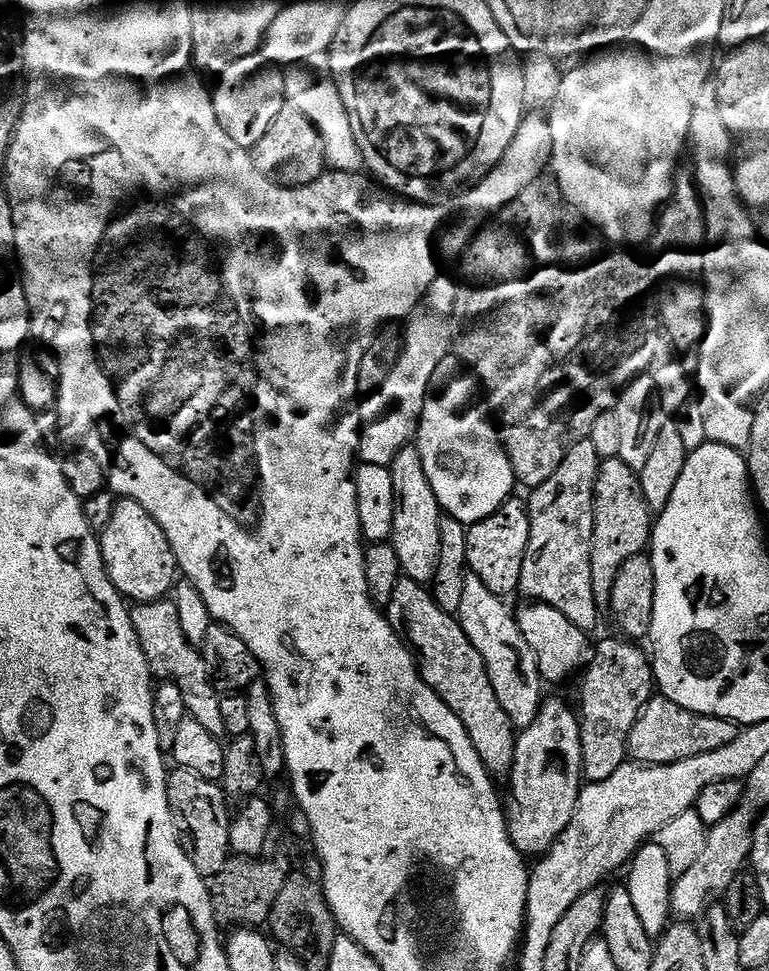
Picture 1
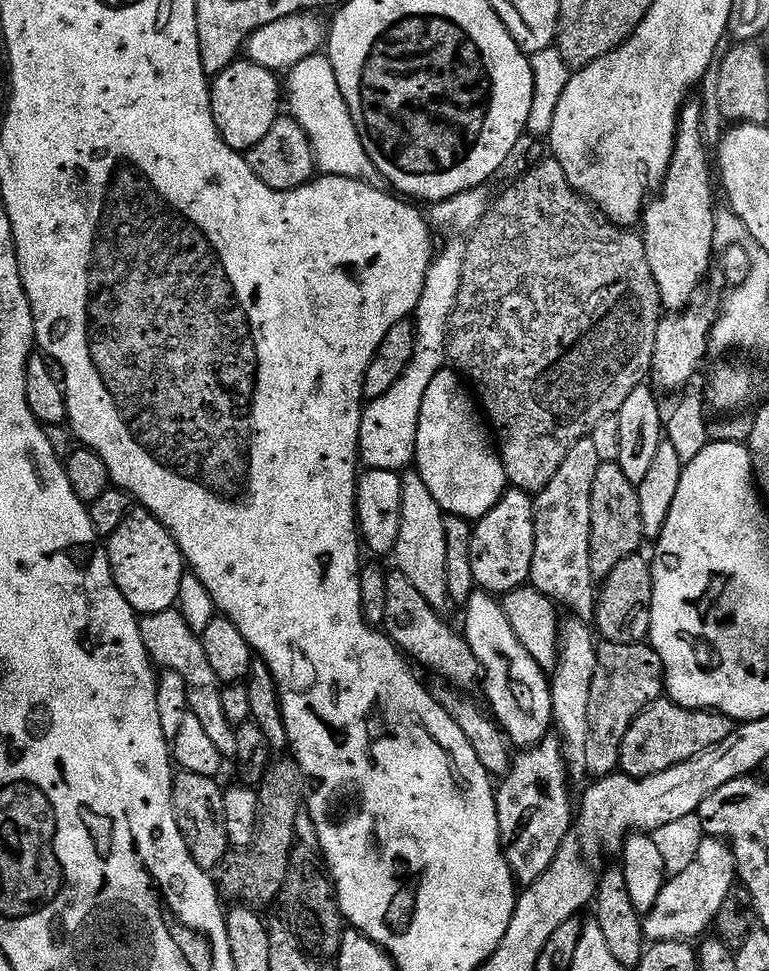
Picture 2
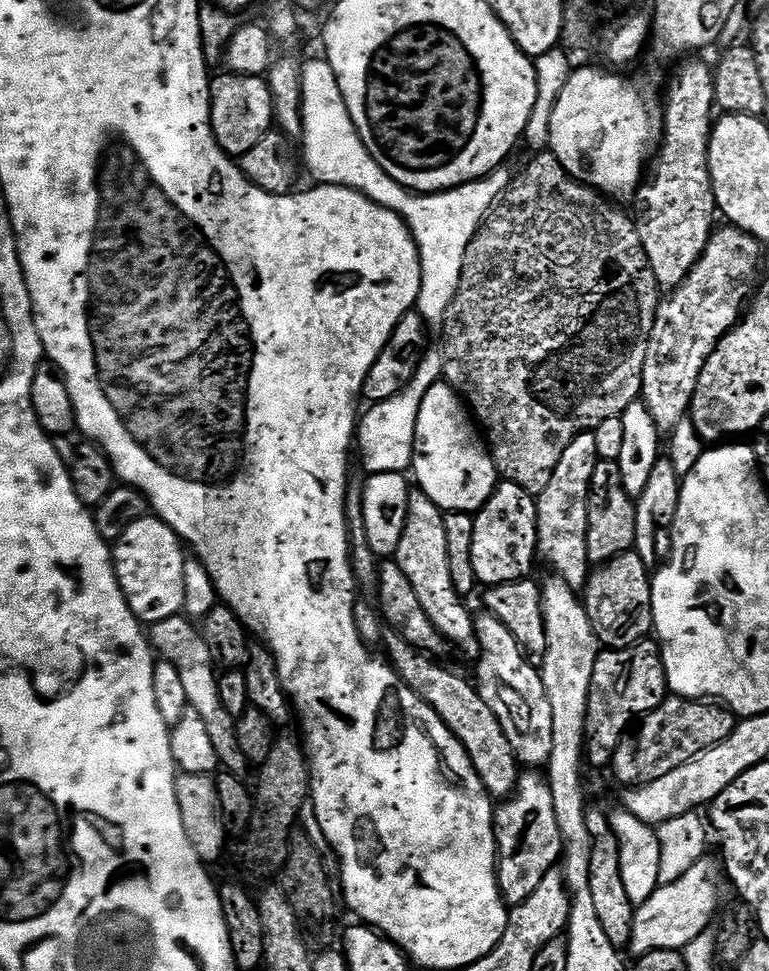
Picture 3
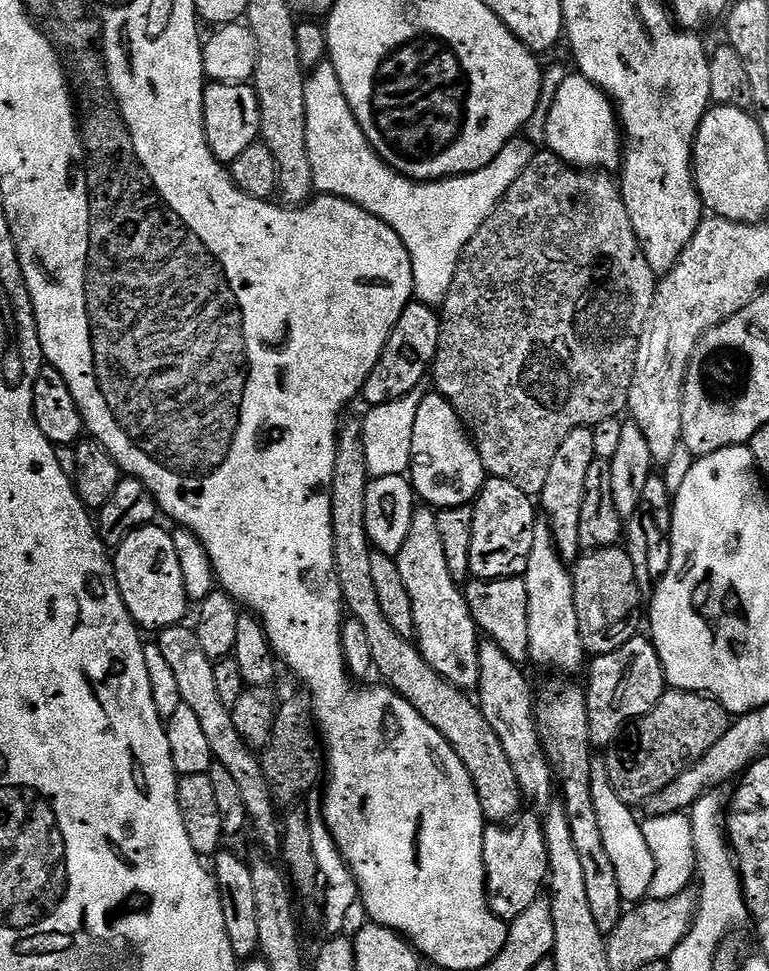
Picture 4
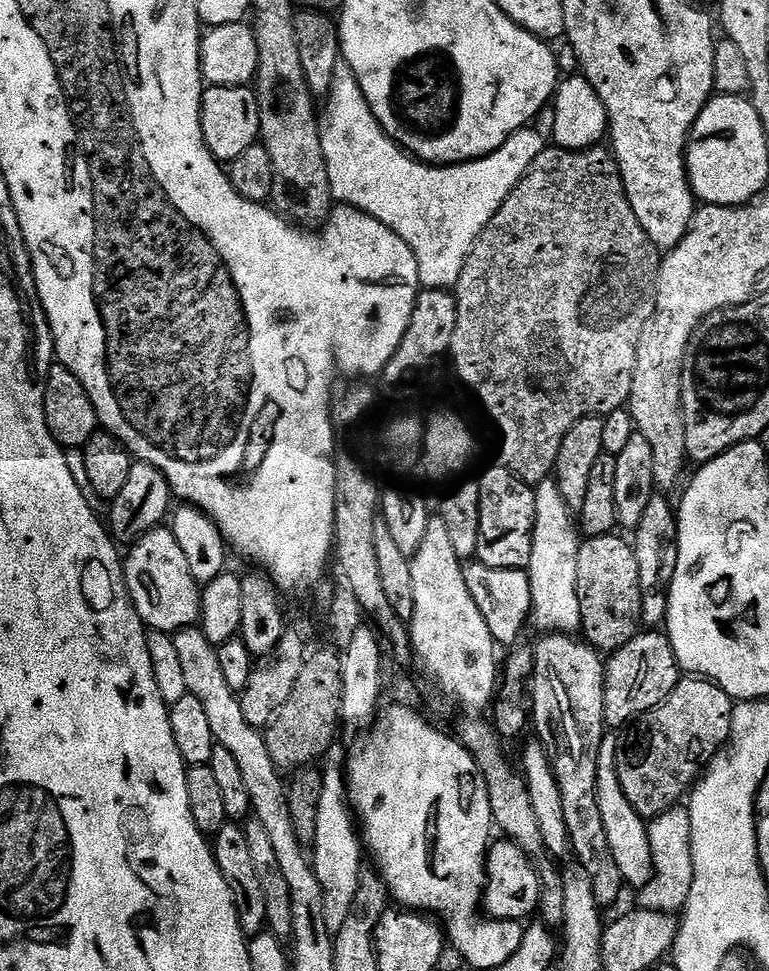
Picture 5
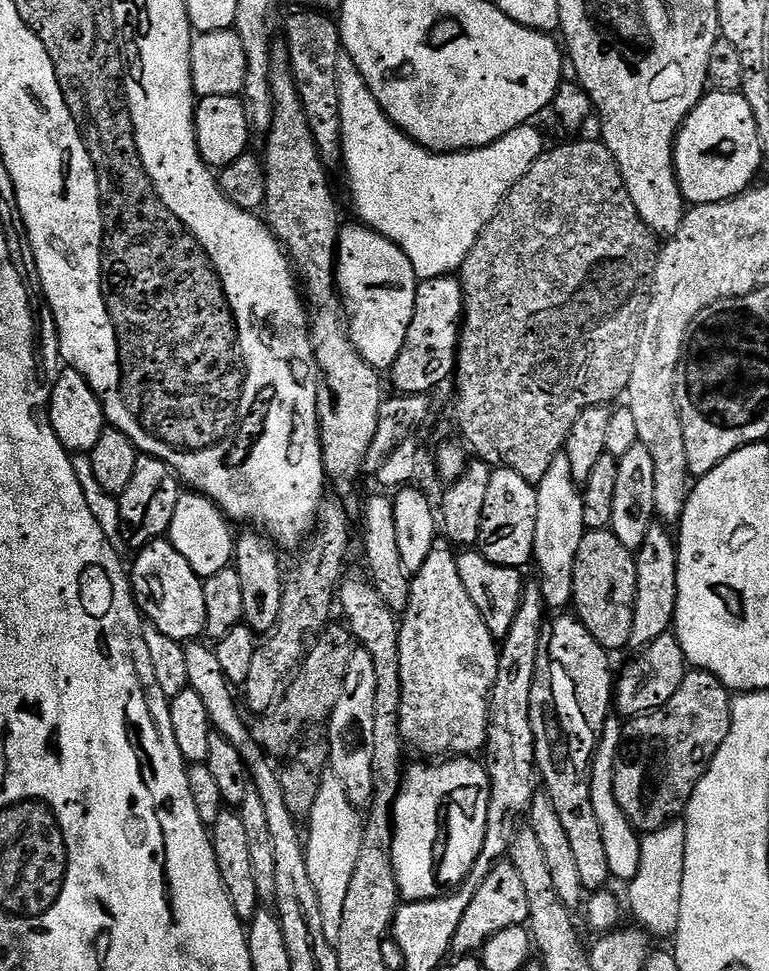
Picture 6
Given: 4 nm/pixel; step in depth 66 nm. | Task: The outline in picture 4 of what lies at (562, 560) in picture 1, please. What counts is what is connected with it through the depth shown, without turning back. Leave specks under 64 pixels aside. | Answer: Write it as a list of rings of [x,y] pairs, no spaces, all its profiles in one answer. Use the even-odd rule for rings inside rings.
[[[591,427],[579,428],[562,442],[555,455],[554,462],[548,471],[544,487],[539,489],[538,500],[542,505],[542,512],[548,515],[552,523],[552,536],[556,539],[555,551],[559,552],[565,561],[572,562],[581,555],[580,547],[580,519],[582,518],[582,502],[584,501],[584,479],[590,466],[597,460],[594,450],[594,431]]]

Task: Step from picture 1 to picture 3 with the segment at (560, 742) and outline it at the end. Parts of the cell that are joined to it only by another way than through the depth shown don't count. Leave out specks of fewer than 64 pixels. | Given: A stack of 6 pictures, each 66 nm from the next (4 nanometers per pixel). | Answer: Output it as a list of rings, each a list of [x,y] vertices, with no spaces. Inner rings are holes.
[[[524,770],[516,782],[516,790],[503,801],[504,804],[495,809],[494,827],[496,829],[496,850],[498,853],[498,867],[496,881],[500,883],[500,894],[504,903],[515,906],[526,902],[534,890],[538,890],[538,882],[546,878],[546,874],[553,871],[561,863],[564,850],[564,839],[558,830],[558,814],[554,814],[554,794],[550,792],[545,773],[540,770]]]

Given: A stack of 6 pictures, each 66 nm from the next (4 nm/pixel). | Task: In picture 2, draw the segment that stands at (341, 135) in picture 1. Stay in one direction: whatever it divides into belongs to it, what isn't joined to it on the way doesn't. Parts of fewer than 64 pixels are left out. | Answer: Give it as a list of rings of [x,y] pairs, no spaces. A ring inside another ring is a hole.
[[[317,54],[310,58],[302,58],[298,66],[290,69],[286,79],[286,104],[287,107],[288,104],[292,107],[291,119],[297,120],[310,138],[317,169],[326,176],[375,181],[378,176],[376,167],[374,162],[370,162],[370,154],[366,154],[366,146],[362,146],[362,138],[342,98],[334,66],[329,62],[327,55]]]

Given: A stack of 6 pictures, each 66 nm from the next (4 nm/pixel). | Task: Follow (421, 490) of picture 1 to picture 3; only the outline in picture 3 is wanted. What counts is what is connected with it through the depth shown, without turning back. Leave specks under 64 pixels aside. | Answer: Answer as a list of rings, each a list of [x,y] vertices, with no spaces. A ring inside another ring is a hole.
[[[419,490],[409,491],[408,513],[406,522],[400,530],[394,549],[394,561],[410,580],[414,593],[418,596],[423,610],[430,622],[451,644],[472,644],[474,640],[474,619],[468,613],[465,601],[454,590],[454,582],[450,578],[450,558],[446,550],[445,513],[428,495]]]

